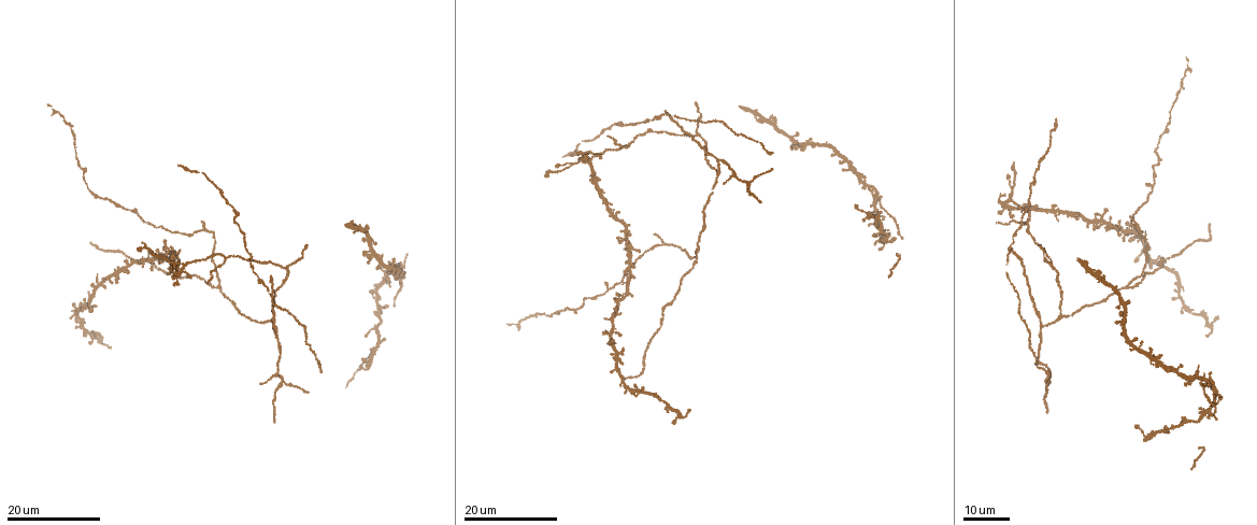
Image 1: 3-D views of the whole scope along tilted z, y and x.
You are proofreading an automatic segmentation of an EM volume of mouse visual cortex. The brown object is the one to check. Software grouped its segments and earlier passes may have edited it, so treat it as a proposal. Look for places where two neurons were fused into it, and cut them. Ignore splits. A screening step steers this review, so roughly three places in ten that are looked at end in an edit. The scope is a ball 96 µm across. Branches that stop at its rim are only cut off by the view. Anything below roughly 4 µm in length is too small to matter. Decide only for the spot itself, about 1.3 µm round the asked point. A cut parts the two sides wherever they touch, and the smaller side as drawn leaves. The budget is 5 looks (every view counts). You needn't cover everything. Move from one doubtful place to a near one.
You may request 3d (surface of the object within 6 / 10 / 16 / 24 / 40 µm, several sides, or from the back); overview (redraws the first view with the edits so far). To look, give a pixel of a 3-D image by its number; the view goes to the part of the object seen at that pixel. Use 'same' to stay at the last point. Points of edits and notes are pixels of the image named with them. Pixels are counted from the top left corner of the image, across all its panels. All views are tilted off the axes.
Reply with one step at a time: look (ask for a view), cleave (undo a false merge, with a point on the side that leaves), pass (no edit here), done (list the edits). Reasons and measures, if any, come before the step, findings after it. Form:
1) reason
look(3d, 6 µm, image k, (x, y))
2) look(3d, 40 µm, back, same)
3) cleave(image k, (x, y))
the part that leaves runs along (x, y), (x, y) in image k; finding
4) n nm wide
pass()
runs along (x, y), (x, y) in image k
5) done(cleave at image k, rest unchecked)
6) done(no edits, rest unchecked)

three-way junction
look(3d, 24 µm, image 1, (698, 135))

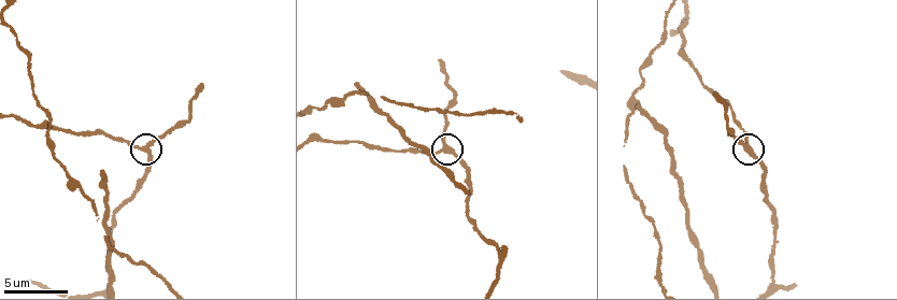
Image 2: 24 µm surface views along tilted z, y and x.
look(3d, 6 µm, image 2, (144, 149))

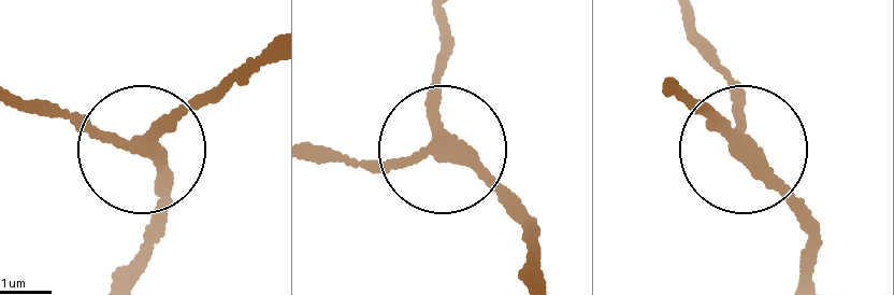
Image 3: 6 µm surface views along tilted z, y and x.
3 arms
pass()
runs along (383, 165), (433, 143), (446, 20) in image 3; continuous, no second neuron

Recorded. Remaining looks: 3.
three-way junction
look(3d, 24 µm, image 1, (226, 255))

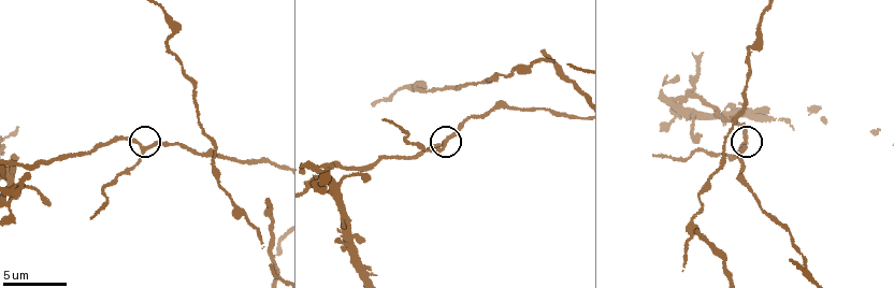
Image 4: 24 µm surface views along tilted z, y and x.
closer look
look(3d, 6 µm, image 4, (142, 150))

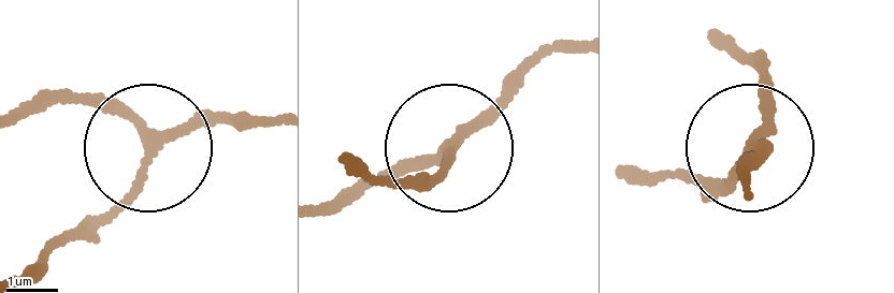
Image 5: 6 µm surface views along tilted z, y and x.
look(3d, 6 µm, back, image 5, (149, 140))

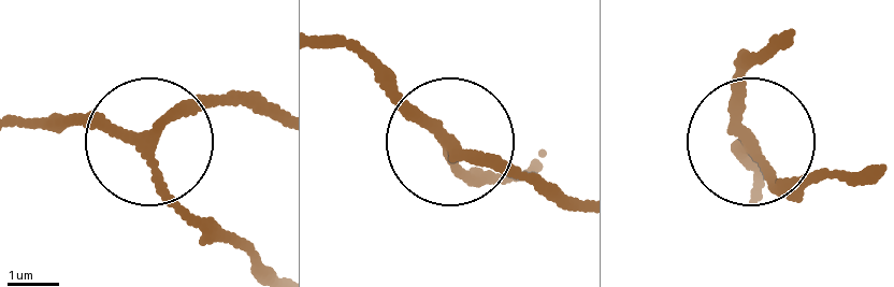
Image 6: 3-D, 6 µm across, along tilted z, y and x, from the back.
side arm 10 µm; 3 arms
pass()
one neuron here

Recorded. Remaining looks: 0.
done(no edits, rest unchecked)

